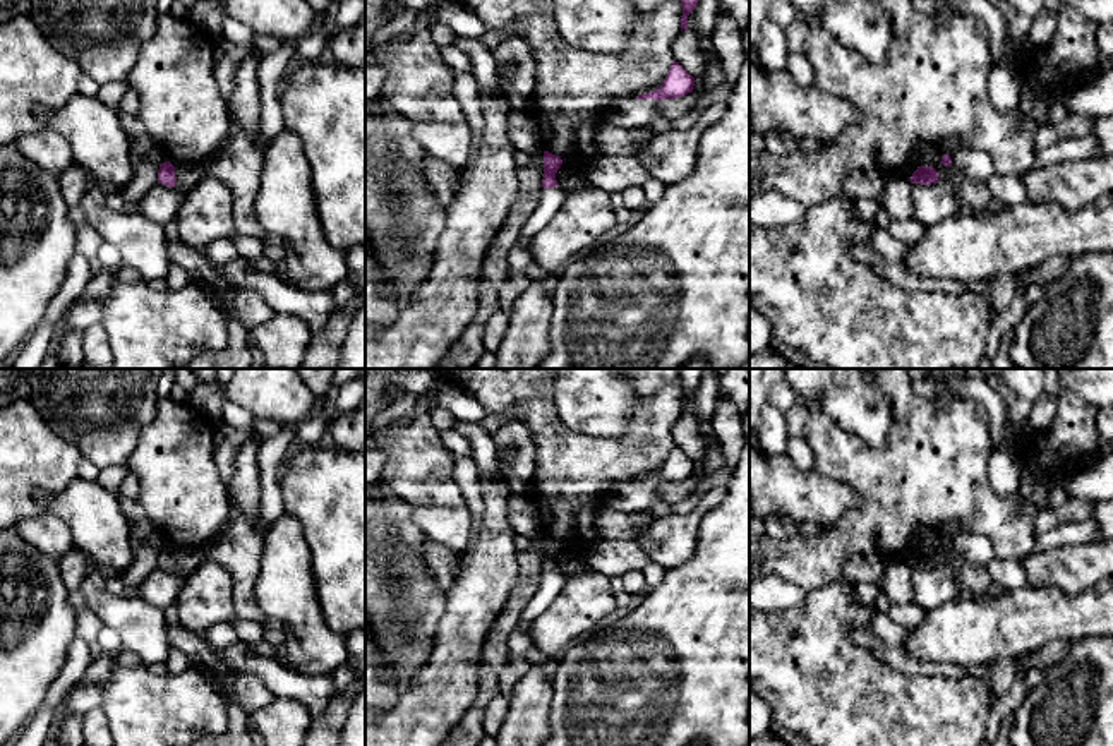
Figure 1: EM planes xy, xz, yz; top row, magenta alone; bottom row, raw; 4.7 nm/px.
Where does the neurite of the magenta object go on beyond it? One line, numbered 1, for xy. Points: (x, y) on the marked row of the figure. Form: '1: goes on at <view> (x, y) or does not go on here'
1: does not go on here

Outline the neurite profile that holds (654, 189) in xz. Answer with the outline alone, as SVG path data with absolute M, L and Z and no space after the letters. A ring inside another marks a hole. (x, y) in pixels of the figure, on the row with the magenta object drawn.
M648 178L641 190L645 192L647 206L655 204L665 192L665 185L657 178Z

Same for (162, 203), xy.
M173 165L173 166L177 177L173 187L156 183L141 199L127 199L120 190L113 190L106 194L105 206L122 213L134 206L137 213L142 214L144 218L165 226L171 218L177 216L187 194L199 183L199 180L206 173L206 168L202 165L199 166Z

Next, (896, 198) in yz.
M902 175L887 177L880 202L892 220L916 220L911 201L912 183Z

